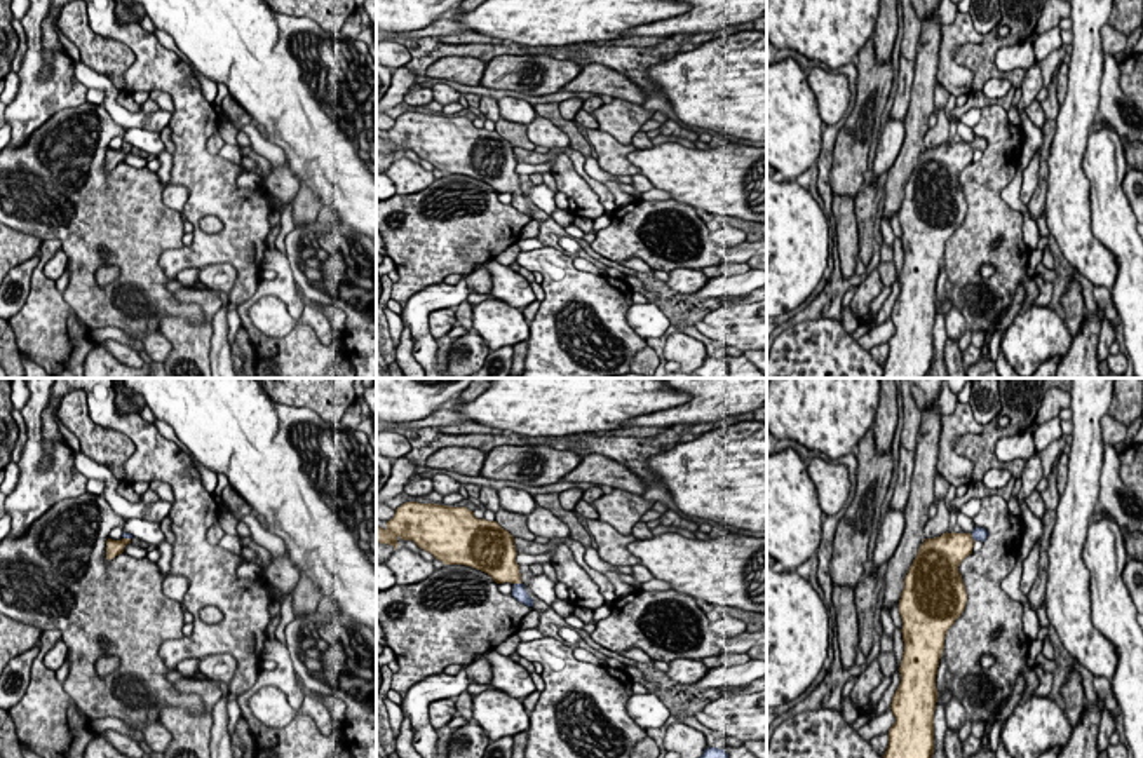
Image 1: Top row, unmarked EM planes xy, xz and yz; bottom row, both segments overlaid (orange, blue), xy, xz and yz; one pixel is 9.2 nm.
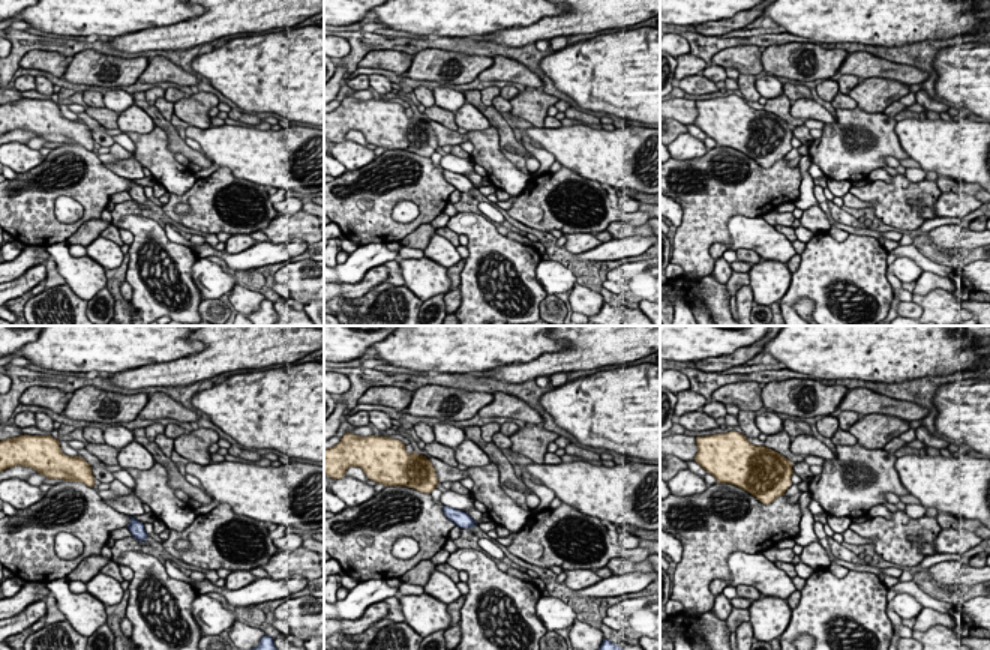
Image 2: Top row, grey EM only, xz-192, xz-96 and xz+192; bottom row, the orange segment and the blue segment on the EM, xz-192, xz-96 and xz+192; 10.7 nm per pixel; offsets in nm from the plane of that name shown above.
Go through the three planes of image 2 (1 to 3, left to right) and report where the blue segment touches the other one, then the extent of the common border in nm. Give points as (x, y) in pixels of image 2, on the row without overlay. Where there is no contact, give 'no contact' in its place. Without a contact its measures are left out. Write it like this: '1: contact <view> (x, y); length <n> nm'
1: no contact
2: no contact
3: no contact

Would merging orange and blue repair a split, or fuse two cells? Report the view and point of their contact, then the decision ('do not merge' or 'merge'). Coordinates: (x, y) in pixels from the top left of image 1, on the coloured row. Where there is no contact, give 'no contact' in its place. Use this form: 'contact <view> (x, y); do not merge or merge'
contact xz (518, 582); merge

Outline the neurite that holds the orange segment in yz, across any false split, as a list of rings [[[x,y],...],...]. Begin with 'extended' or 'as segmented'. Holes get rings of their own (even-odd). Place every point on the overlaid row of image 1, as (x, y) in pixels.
extended | [[[976,526],[972,533],[925,538],[904,577],[901,683],[890,704],[896,723],[883,758],[932,758],[939,659],[946,633],[967,603],[958,566],[972,554],[974,542],[986,537],[988,531]]]

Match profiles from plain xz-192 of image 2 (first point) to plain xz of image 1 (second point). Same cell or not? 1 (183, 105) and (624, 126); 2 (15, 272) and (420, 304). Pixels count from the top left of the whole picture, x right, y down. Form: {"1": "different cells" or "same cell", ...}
{"1": "same cell", "2": "same cell"}

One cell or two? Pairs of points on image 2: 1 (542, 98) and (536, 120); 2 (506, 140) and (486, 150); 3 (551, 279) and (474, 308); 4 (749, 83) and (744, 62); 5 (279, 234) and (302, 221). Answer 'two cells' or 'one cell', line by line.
1: one cell
2: two cells
3: two cells
4: two cells
5: one cell

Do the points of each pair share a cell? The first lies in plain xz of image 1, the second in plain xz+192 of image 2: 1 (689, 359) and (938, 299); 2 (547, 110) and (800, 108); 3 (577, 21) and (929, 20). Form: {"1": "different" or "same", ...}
{"1": "same", "2": "different", "3": "same"}

